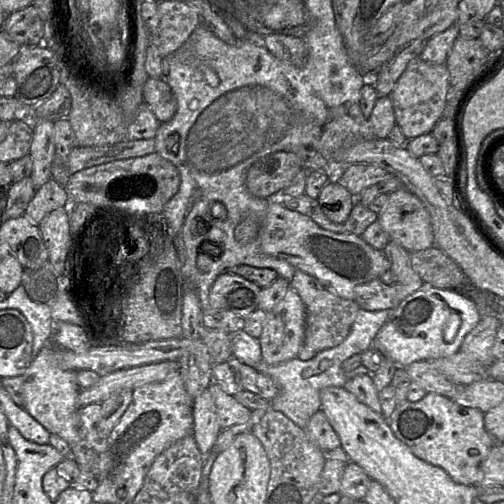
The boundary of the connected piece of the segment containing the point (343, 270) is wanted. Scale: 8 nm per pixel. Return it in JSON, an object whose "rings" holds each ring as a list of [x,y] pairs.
{"rings":[[[276,196],[269,197],[258,240],[265,254],[287,261],[296,270],[316,278],[324,288],[353,301],[357,286],[385,275],[391,267],[384,252],[374,249],[360,236],[323,229],[310,217],[285,207]]]}

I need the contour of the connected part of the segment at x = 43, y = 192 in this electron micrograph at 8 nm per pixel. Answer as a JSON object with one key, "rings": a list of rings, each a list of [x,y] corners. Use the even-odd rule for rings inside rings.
{"rings":[[[50,179],[36,191],[23,216],[33,224],[39,225],[49,213],[68,205],[69,197],[65,188]]]}

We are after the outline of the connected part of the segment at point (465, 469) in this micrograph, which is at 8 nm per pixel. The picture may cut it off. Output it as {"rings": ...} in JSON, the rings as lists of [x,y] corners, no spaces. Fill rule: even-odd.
{"rings":[[[427,393],[417,402],[397,404],[387,418],[394,435],[421,460],[444,470],[457,484],[475,486],[483,478],[482,463],[495,444],[487,432],[485,414],[457,404],[453,399]]]}

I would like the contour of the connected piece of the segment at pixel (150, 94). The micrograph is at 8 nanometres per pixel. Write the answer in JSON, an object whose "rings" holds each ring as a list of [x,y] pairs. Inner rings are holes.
{"rings":[[[149,77],[143,88],[143,100],[161,124],[170,121],[176,113],[176,97],[165,79]]]}

